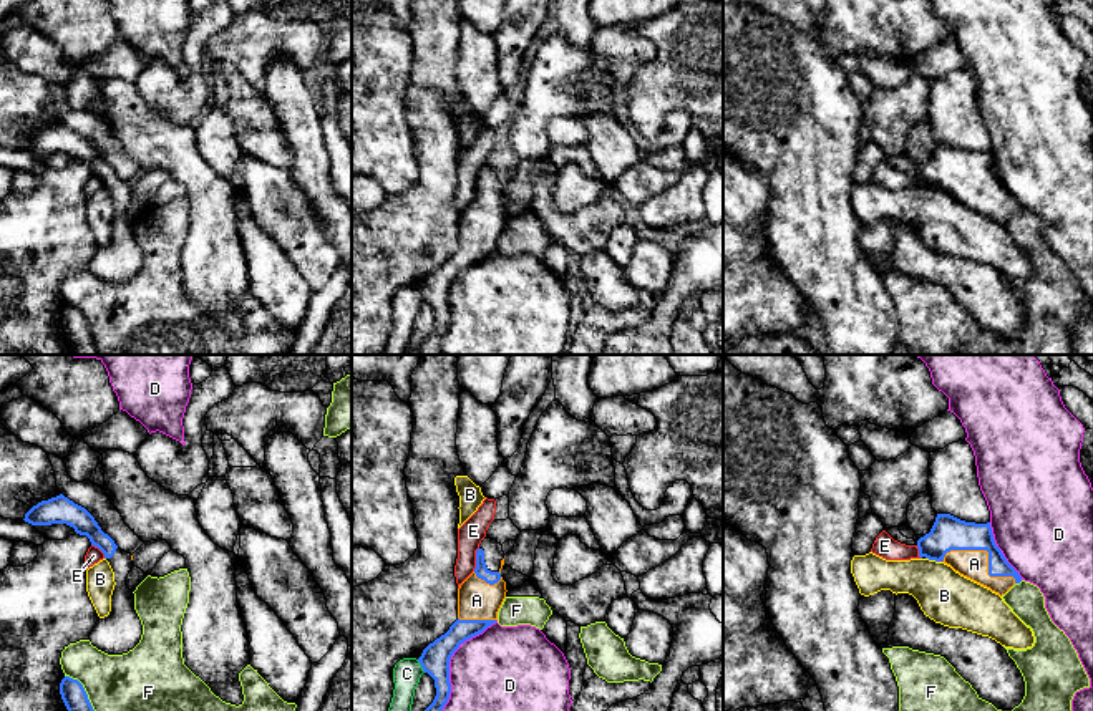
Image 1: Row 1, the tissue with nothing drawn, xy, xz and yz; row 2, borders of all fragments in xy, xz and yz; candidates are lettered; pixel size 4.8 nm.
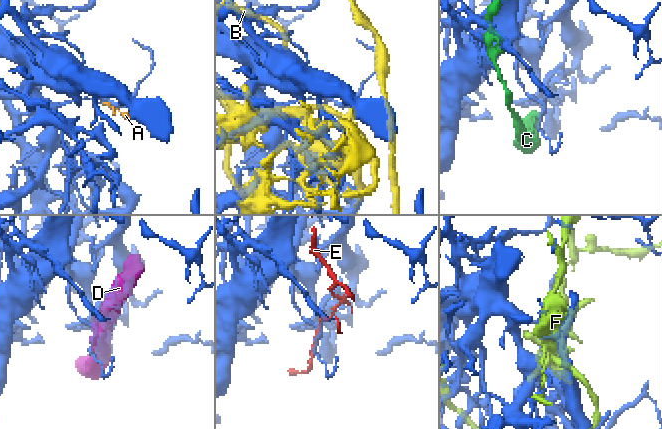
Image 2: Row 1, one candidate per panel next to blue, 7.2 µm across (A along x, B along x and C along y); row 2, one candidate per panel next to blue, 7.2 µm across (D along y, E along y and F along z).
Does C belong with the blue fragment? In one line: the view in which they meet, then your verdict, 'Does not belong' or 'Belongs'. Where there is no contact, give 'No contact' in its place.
Touches blue in xz. Does not belong

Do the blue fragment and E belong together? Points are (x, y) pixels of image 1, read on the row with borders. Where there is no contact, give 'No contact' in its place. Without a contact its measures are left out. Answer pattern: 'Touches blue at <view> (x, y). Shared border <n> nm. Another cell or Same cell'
Touches blue at xz (476, 559). Shared border 120 nm. Another cell

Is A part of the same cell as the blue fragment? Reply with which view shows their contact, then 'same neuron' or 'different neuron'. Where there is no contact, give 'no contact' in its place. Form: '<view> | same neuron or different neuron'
yz | same neuron

